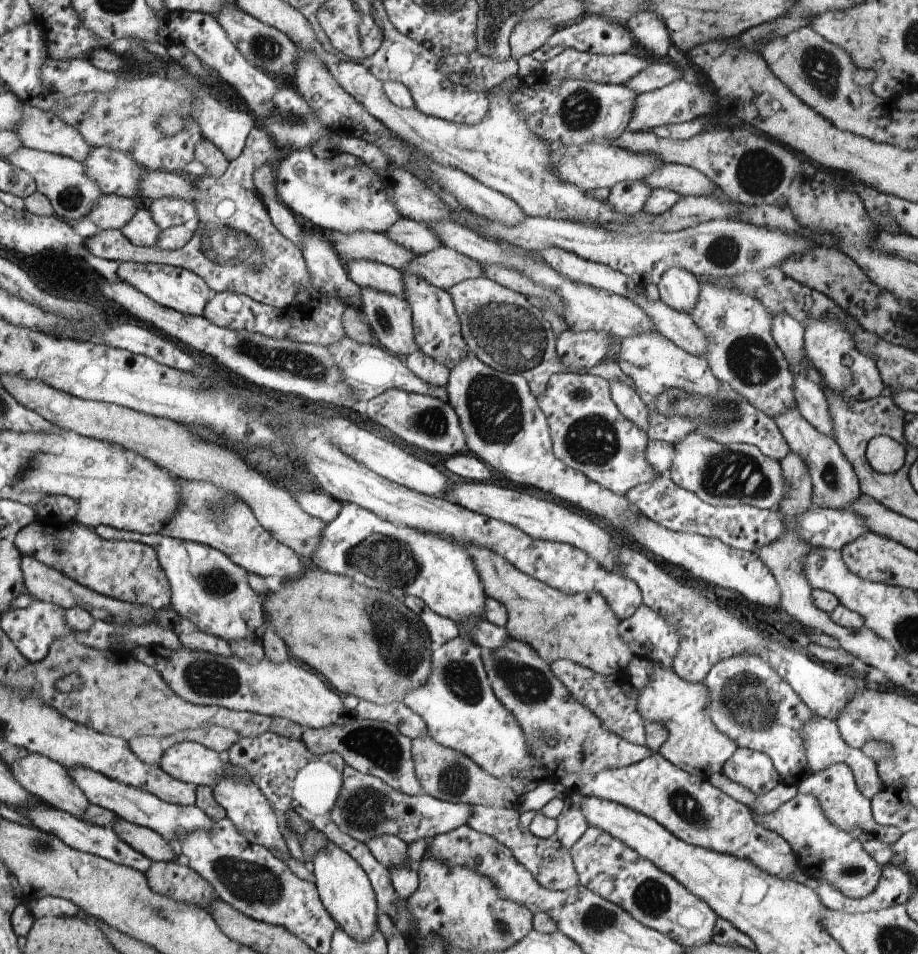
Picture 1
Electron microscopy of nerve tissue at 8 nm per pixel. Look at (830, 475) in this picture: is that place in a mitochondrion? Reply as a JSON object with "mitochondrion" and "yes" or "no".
{"mitochondrion":"yes"}

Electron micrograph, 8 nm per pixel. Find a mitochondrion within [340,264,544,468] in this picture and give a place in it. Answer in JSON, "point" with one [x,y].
{"point":[494,405]}

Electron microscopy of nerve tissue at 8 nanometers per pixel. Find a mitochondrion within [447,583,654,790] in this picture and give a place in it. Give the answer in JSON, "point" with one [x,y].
{"point":[526,683]}

